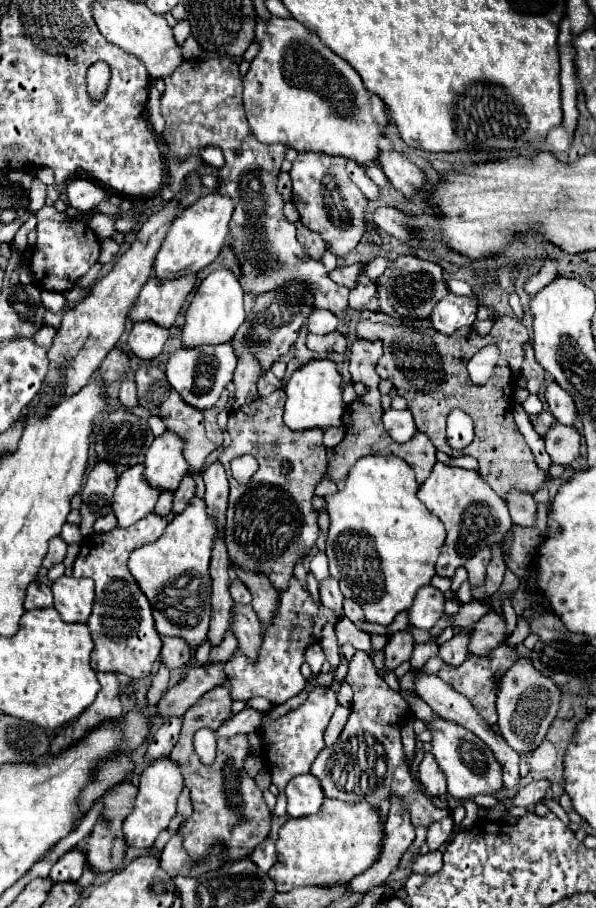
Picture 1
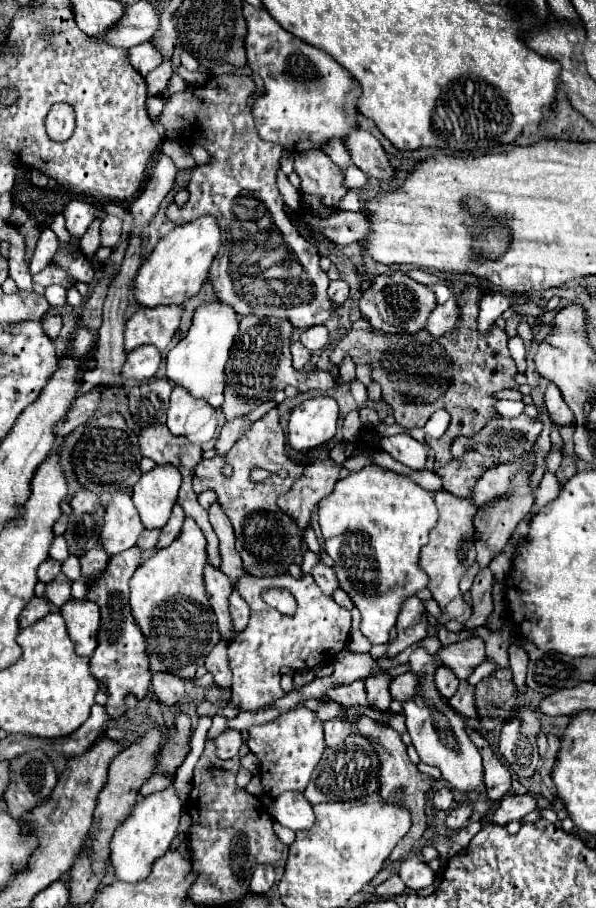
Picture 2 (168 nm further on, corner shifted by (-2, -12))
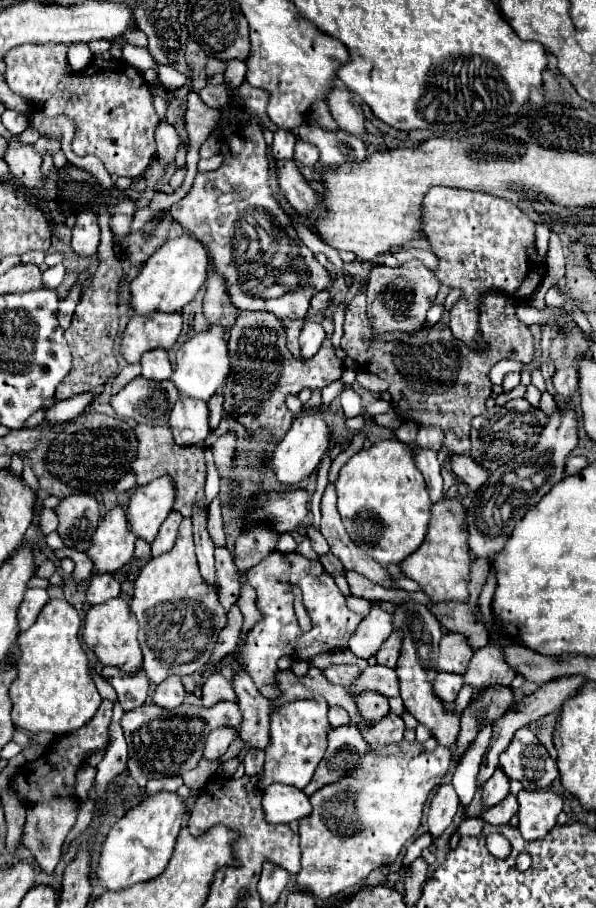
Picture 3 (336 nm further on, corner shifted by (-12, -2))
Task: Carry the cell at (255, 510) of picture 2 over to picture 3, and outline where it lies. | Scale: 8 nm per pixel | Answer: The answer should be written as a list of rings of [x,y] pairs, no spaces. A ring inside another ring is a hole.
[[[251,524],[251,530],[243,532],[235,540],[235,552],[233,552],[233,562],[237,570],[249,570],[251,566],[257,566],[267,554],[275,550],[275,544],[281,534],[271,534],[267,526],[255,526]]]

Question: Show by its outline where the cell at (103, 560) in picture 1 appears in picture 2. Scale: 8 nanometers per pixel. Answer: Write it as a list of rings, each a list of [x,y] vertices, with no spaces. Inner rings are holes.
[[[133,546],[121,554],[113,554],[107,562],[107,568],[97,574],[87,588],[87,598],[97,602],[101,608],[101,628],[97,634],[97,648],[91,656],[91,674],[109,690],[109,700],[105,704],[107,712],[111,716],[125,714],[123,696],[127,692],[133,692],[137,698],[147,696],[151,688],[151,666],[149,666],[149,654],[147,654],[147,642],[145,636],[135,622],[129,606],[129,578],[131,574],[141,566],[143,550],[139,546]]]

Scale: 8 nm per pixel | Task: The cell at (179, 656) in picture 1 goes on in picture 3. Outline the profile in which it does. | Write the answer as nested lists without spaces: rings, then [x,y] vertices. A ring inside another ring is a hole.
[[[169,676],[165,678],[153,694],[153,704],[161,706],[161,708],[175,708],[185,700],[185,688],[181,684],[181,678]]]

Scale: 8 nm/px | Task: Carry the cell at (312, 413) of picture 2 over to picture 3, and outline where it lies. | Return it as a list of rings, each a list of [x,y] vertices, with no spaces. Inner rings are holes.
[[[311,410],[303,418],[293,420],[289,432],[277,444],[277,448],[271,456],[271,470],[275,472],[277,482],[285,484],[285,486],[297,486],[303,478],[313,474],[317,464],[321,462],[323,452],[327,450],[327,442],[329,442],[329,422],[327,422],[325,412]]]

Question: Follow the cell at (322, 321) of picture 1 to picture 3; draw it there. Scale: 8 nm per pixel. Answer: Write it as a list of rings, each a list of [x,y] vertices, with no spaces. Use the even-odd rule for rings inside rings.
[[[305,322],[305,326],[301,328],[301,336],[299,336],[299,346],[301,346],[301,358],[309,360],[317,354],[317,350],[321,348],[321,342],[325,340],[325,332],[321,328],[321,324],[317,322]]]

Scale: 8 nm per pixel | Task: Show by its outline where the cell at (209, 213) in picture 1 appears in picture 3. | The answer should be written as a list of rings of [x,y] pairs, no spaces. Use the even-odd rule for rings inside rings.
[[[183,234],[179,238],[167,240],[141,268],[141,272],[131,280],[129,292],[131,298],[127,302],[129,308],[135,310],[135,314],[145,316],[153,310],[159,312],[181,312],[185,304],[189,304],[199,288],[205,284],[207,278],[207,266],[209,266],[209,252],[207,246],[199,240],[195,240],[193,234]]]

